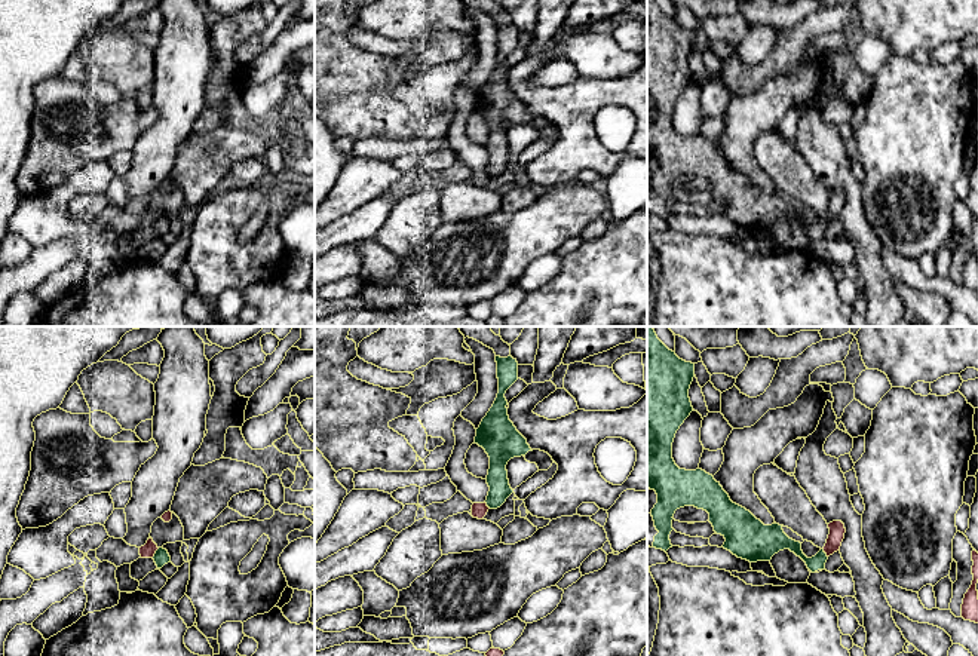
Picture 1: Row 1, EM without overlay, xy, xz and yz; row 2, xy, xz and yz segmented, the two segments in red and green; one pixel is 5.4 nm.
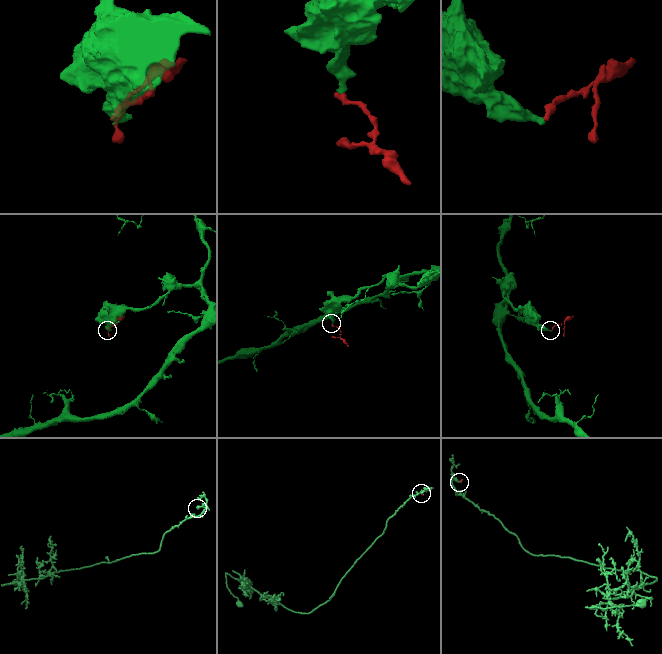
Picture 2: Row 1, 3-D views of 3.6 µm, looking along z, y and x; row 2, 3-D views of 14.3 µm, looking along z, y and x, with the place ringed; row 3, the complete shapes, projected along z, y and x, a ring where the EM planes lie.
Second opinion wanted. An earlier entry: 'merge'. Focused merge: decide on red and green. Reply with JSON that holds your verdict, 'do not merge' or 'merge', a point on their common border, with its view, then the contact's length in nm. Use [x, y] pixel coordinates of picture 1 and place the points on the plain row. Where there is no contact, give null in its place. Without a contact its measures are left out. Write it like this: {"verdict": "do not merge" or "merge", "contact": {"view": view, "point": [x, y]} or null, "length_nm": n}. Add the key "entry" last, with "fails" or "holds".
{"verdict": "do not merge", "contact": {"view": "xy", "point": [155, 220]}, "length_nm": 70, "entry": "fails"}

